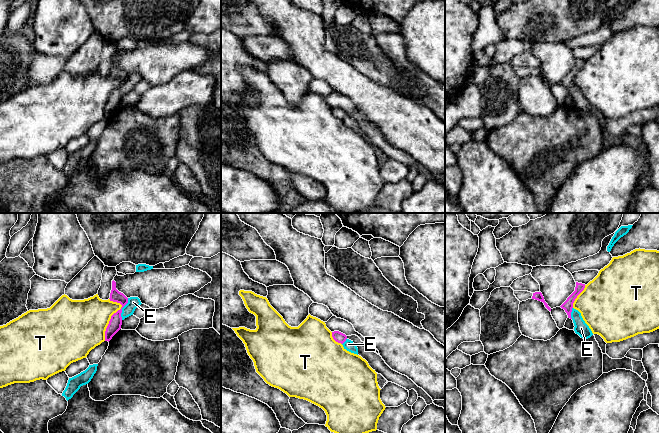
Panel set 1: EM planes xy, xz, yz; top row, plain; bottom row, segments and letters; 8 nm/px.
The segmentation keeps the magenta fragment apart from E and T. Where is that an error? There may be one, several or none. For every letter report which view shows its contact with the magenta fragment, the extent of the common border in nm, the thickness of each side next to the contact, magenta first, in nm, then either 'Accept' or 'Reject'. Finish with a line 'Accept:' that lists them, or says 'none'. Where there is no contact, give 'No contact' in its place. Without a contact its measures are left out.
E: Touches magenta in xy. Shared border 190 nm. Thickness 100 nm (magenta) against 100 nm. Reject
T: Touches magenta in xy. Shared border 340 nm. Thickness 100 nm (magenta) against 400 nm. Reject
Accept: none

